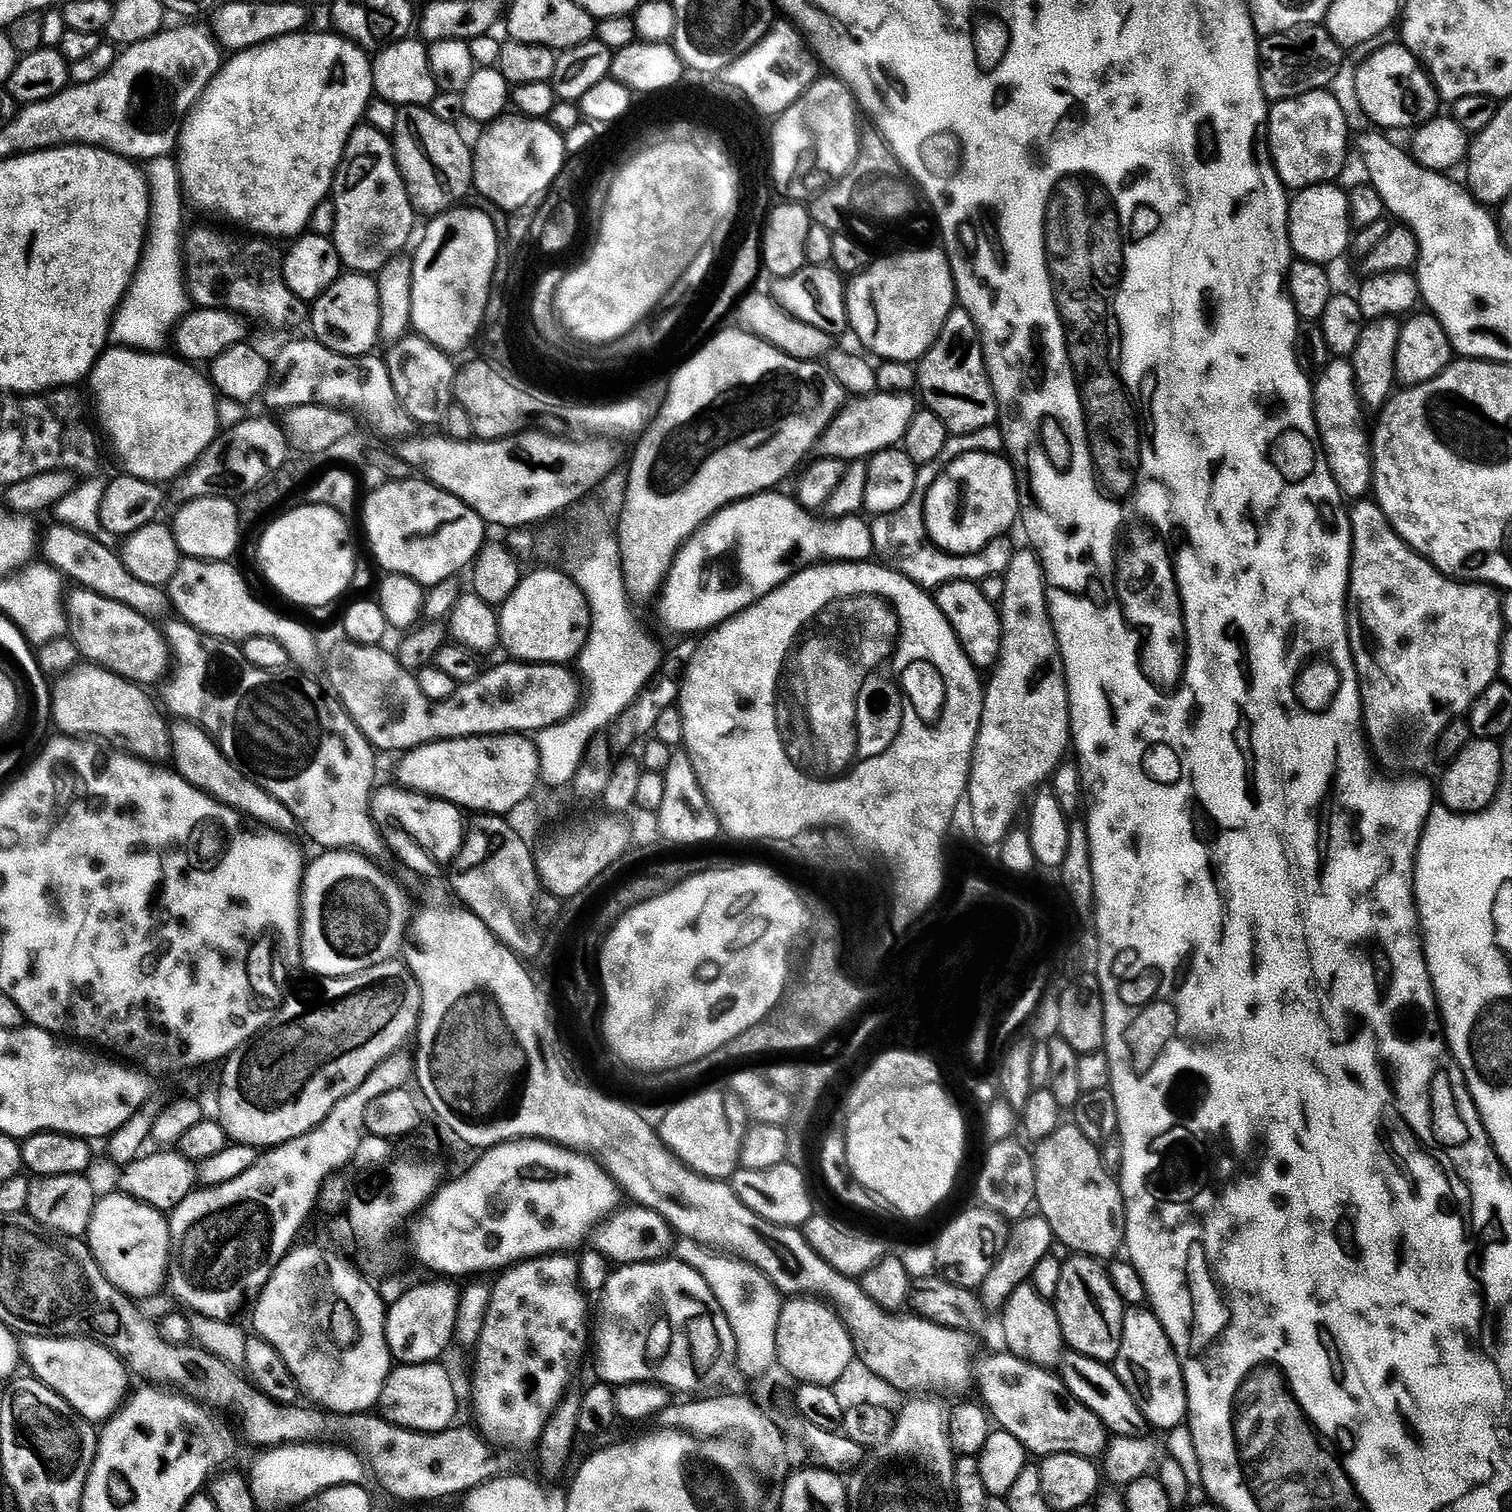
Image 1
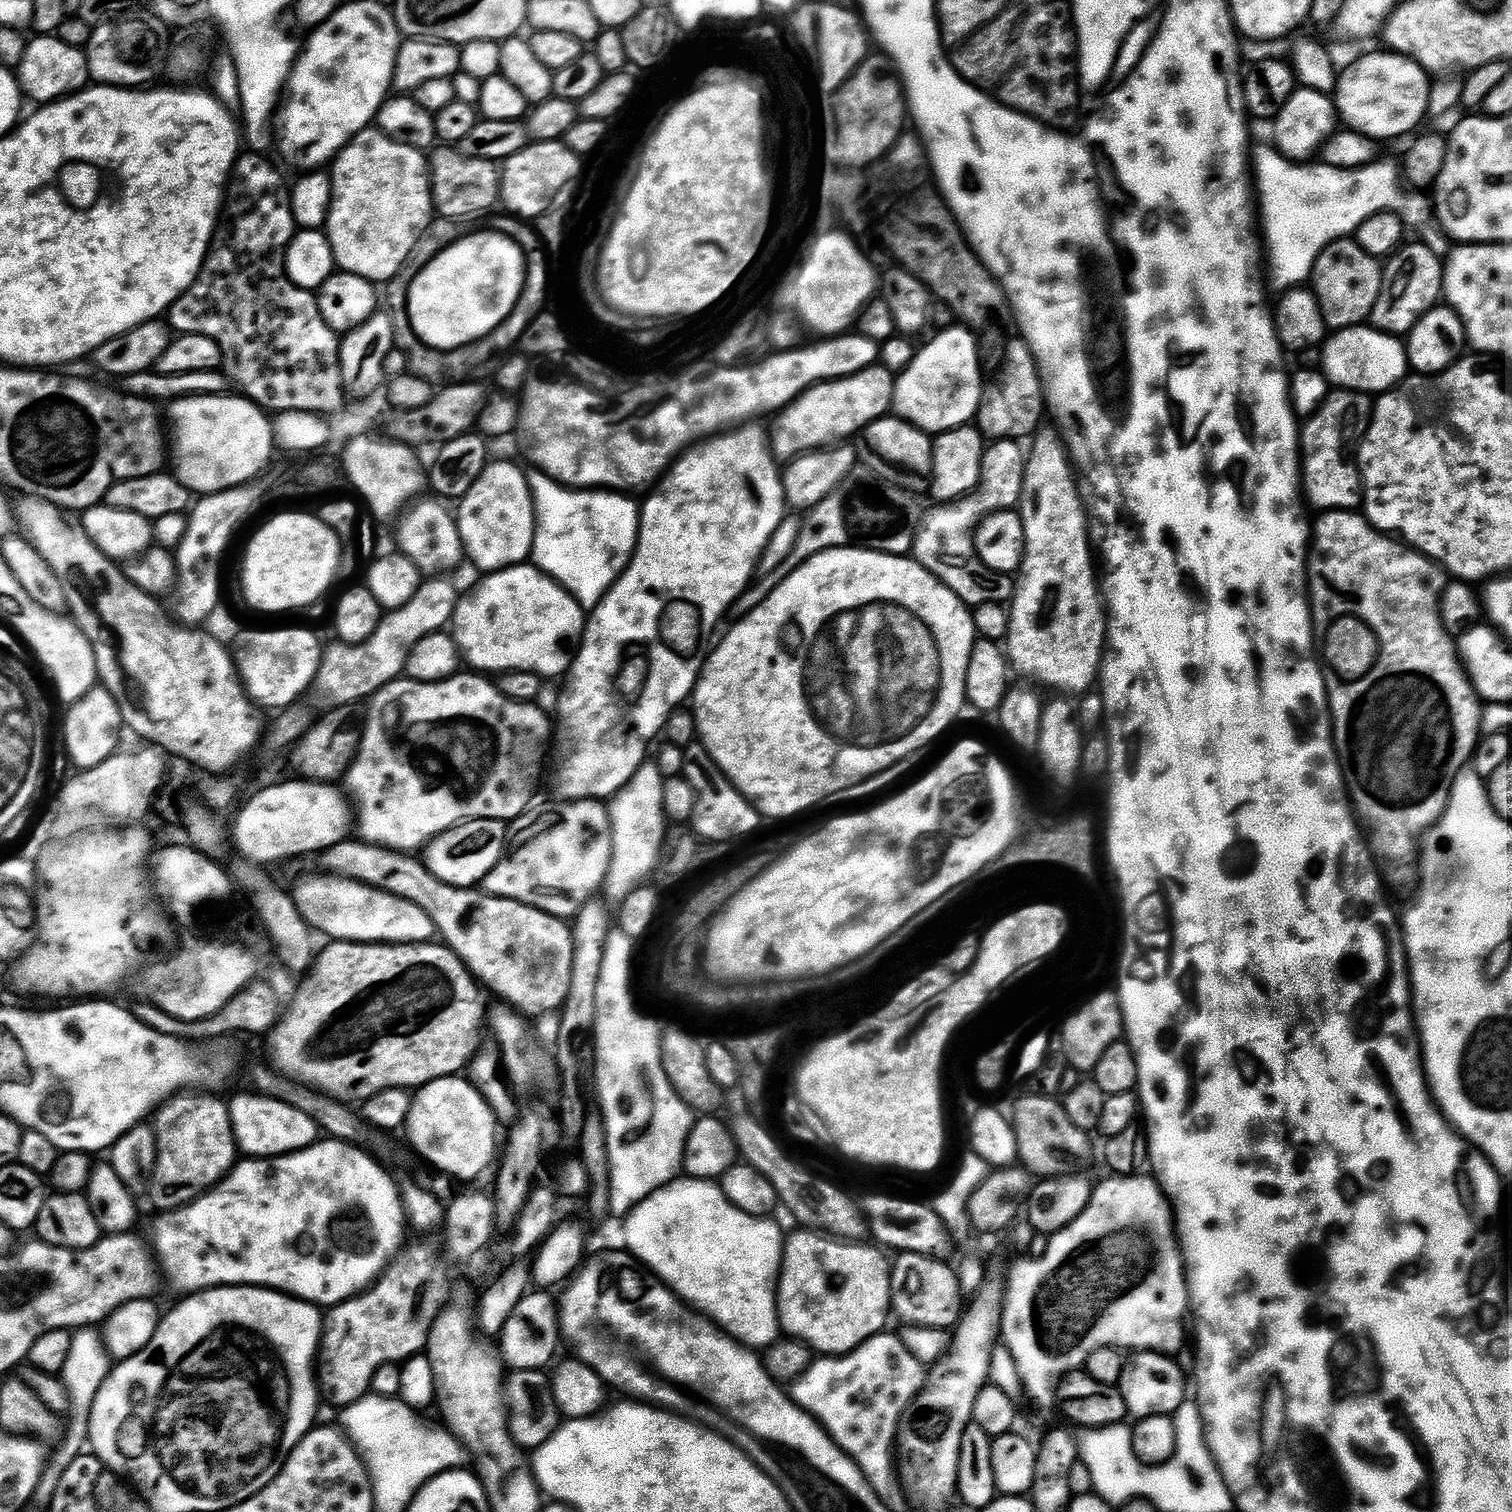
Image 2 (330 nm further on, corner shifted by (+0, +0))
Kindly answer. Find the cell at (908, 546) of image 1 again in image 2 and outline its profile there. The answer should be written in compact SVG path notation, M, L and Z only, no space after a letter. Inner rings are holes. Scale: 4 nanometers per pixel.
M1015 439L998 440L987 445L984 453L984 474L982 486L984 491L984 504L976 498L963 499L949 506L936 506L932 513L923 517L920 525L920 532L916 536L916 547L914 558L930 574L934 574L947 588L954 590L963 604L967 604L969 609L975 610L987 604L1007 605L1014 595L1014 580L1011 575L1003 572L990 570L982 562L980 552L976 548L974 533L979 529L986 513L1002 512L1012 510L1019 505L1020 495L1024 490L1024 466L1026 463L1025 449L1020 449Z

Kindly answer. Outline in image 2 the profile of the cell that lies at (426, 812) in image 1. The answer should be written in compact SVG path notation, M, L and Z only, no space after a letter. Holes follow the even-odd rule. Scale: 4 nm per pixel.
M471 820L469 824L444 832L427 847L426 863L428 869L442 882L452 884L456 888L470 888L479 885L486 878L486 874L490 874L490 870L494 870L496 865L504 859L506 855L504 843L508 840L508 828L509 825L503 820Z

